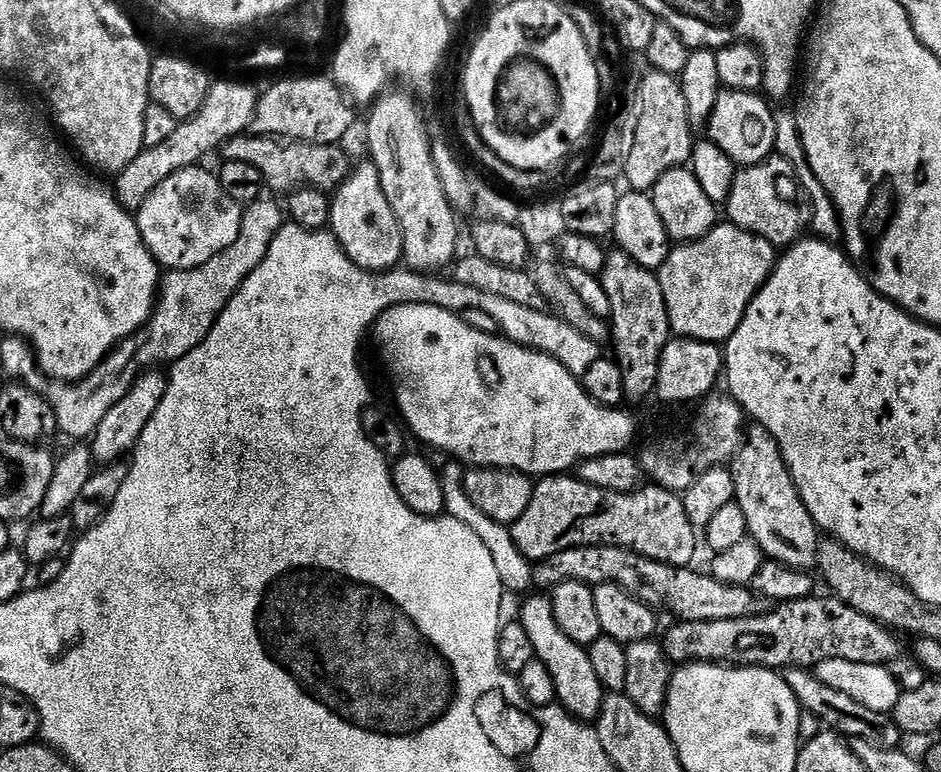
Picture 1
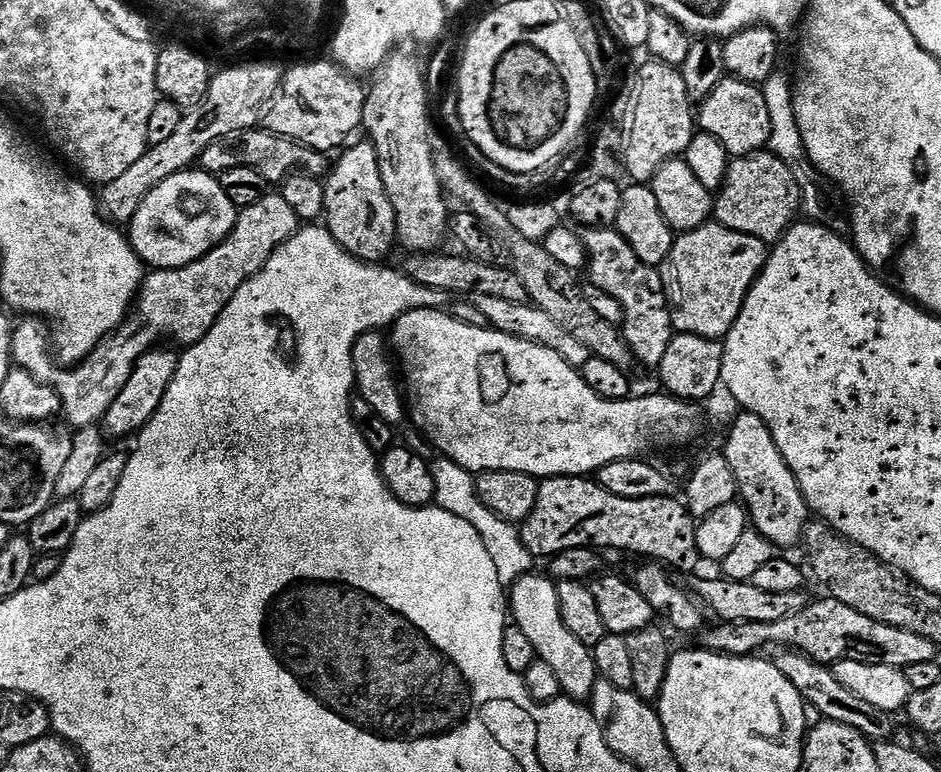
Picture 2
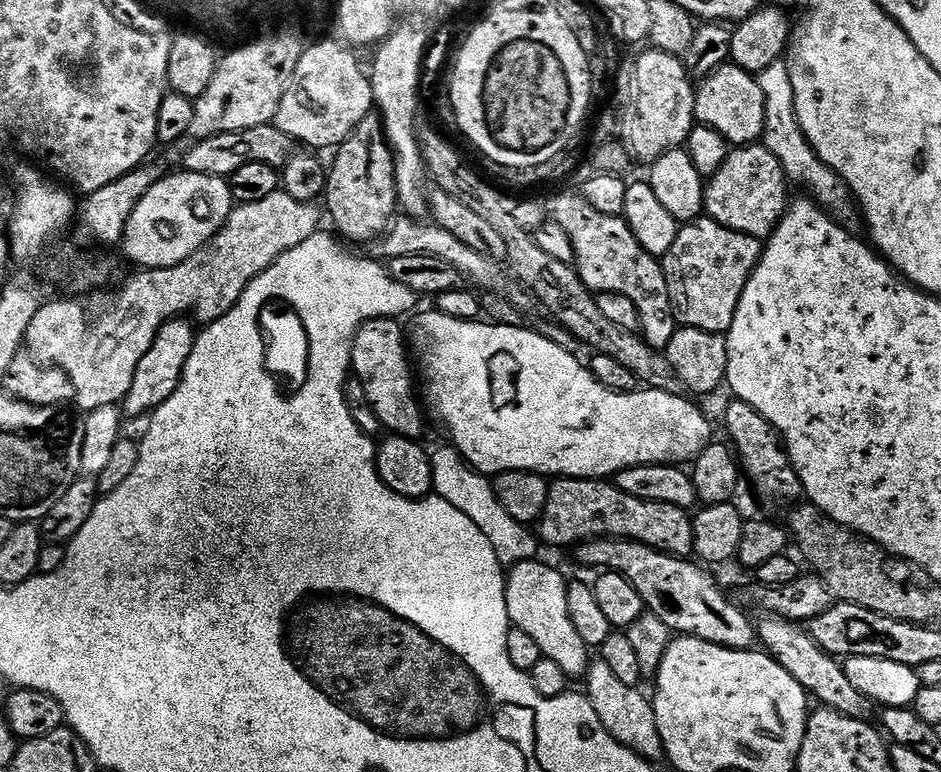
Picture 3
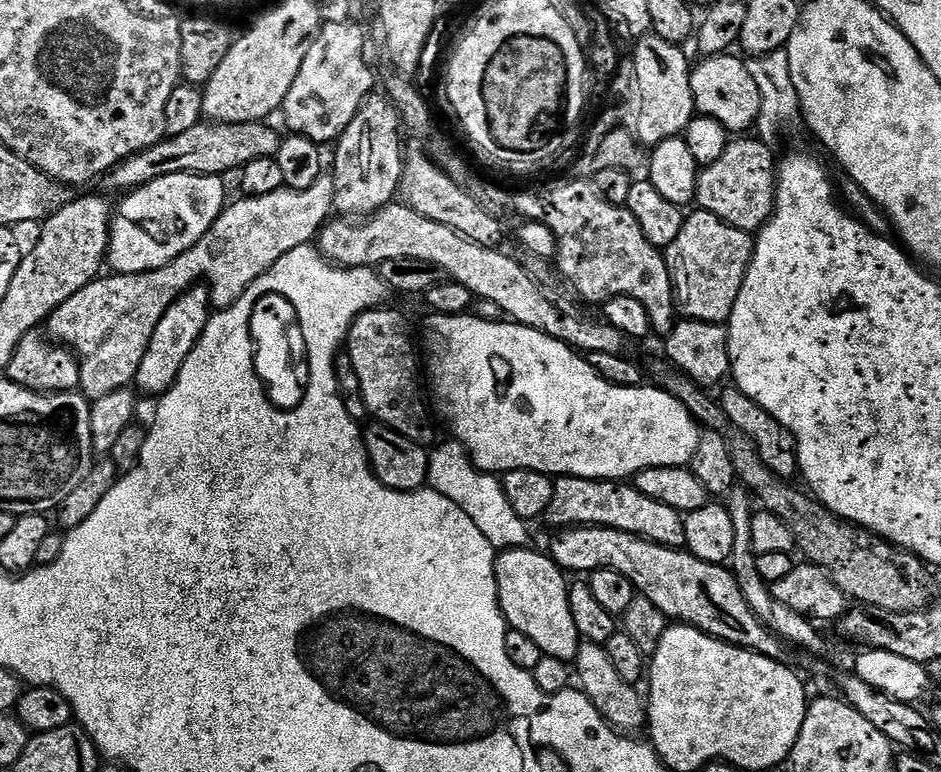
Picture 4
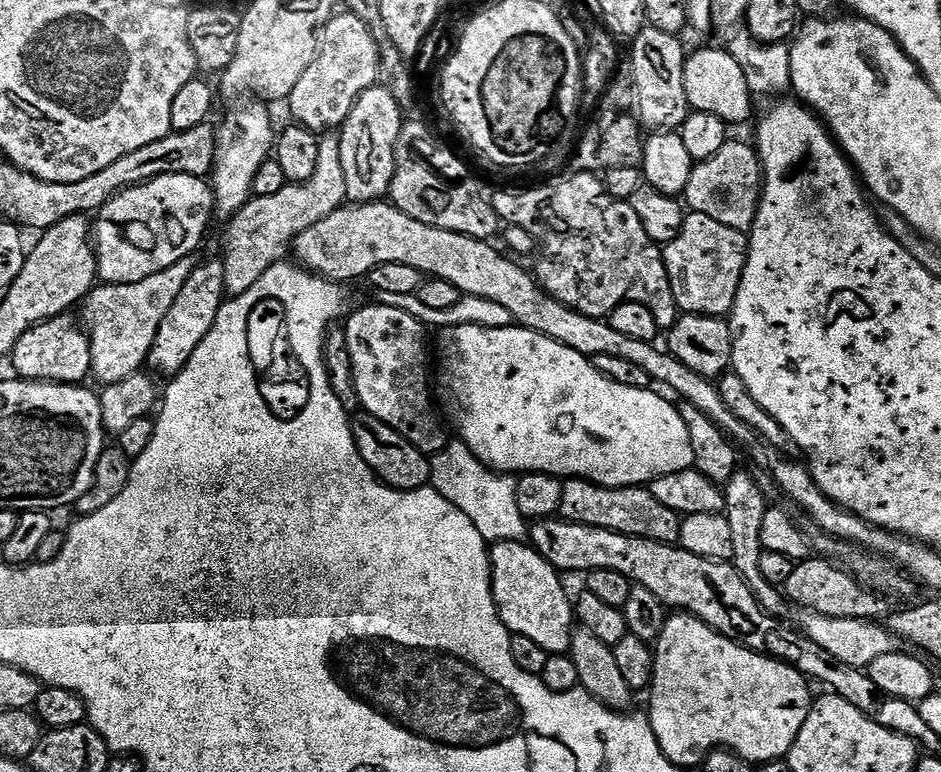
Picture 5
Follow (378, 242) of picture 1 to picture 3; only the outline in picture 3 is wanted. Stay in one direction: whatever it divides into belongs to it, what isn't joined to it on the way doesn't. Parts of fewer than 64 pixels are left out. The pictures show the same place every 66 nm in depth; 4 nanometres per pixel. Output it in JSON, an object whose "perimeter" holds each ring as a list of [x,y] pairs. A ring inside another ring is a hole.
{"perimeter":[[[373,114],[365,118],[355,132],[335,149],[334,155],[336,161],[330,164],[326,189],[332,224],[345,241],[368,244],[387,230],[392,215],[398,212],[396,162],[385,137],[381,117]]]}

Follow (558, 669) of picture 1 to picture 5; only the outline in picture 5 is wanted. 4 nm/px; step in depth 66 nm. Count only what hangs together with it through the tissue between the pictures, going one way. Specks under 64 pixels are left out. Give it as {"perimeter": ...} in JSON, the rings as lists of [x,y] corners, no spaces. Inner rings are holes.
{"perimeter":[[[501,540],[493,543],[490,548],[490,563],[492,565],[492,597],[496,603],[496,612],[500,620],[508,627],[509,633],[531,638],[538,642],[542,650],[549,654],[564,654],[572,647],[574,631],[574,604],[568,600],[568,592],[564,589],[561,573],[542,554],[538,554],[531,543],[519,540]]]}

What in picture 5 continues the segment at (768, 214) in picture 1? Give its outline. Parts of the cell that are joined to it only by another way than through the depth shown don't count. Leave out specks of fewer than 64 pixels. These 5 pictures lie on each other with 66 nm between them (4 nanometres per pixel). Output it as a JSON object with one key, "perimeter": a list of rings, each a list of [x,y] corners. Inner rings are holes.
{"perimeter":[[[732,138],[722,146],[722,150],[718,150],[718,154],[714,154],[714,158],[699,161],[693,167],[682,200],[691,211],[706,214],[714,218],[714,222],[722,222],[722,226],[747,233],[756,217],[761,195],[762,169],[759,153],[751,143],[743,144]]]}

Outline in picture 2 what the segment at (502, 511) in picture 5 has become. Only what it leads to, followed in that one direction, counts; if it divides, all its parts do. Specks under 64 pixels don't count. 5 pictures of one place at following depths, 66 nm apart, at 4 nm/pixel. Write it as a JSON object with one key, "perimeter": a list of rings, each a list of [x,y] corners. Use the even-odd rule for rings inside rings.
{"perimeter":[[[447,458],[439,459],[431,461],[436,487],[435,503],[450,514],[470,522],[470,526],[478,530],[482,542],[486,542],[486,550],[490,550],[490,558],[494,558],[494,570],[498,570],[501,584],[511,586],[518,583],[533,571],[532,563],[534,563],[532,551],[522,542],[519,527],[508,523],[484,504],[480,491],[476,489],[476,476],[473,473],[467,472],[458,462]]]}

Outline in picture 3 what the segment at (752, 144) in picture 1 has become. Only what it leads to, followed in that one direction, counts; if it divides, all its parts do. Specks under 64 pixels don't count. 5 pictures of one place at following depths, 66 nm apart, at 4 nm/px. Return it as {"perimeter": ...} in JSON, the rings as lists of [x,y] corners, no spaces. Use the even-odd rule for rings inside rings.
{"perimeter":[[[731,62],[720,65],[696,88],[696,124],[718,130],[729,145],[757,143],[763,137],[766,102],[759,79]]]}

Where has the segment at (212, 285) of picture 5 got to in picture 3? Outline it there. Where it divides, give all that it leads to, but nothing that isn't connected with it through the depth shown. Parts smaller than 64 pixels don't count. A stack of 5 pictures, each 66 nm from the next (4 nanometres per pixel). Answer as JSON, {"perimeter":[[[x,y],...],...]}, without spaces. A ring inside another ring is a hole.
{"perimeter":[[[188,318],[167,320],[161,326],[150,350],[146,350],[142,362],[138,362],[134,382],[122,401],[122,412],[125,417],[144,415],[147,417],[155,408],[162,406],[162,402],[166,402],[166,398],[170,398],[174,390],[178,390],[178,382],[186,370],[186,362],[194,350],[197,335],[193,321]]]}

